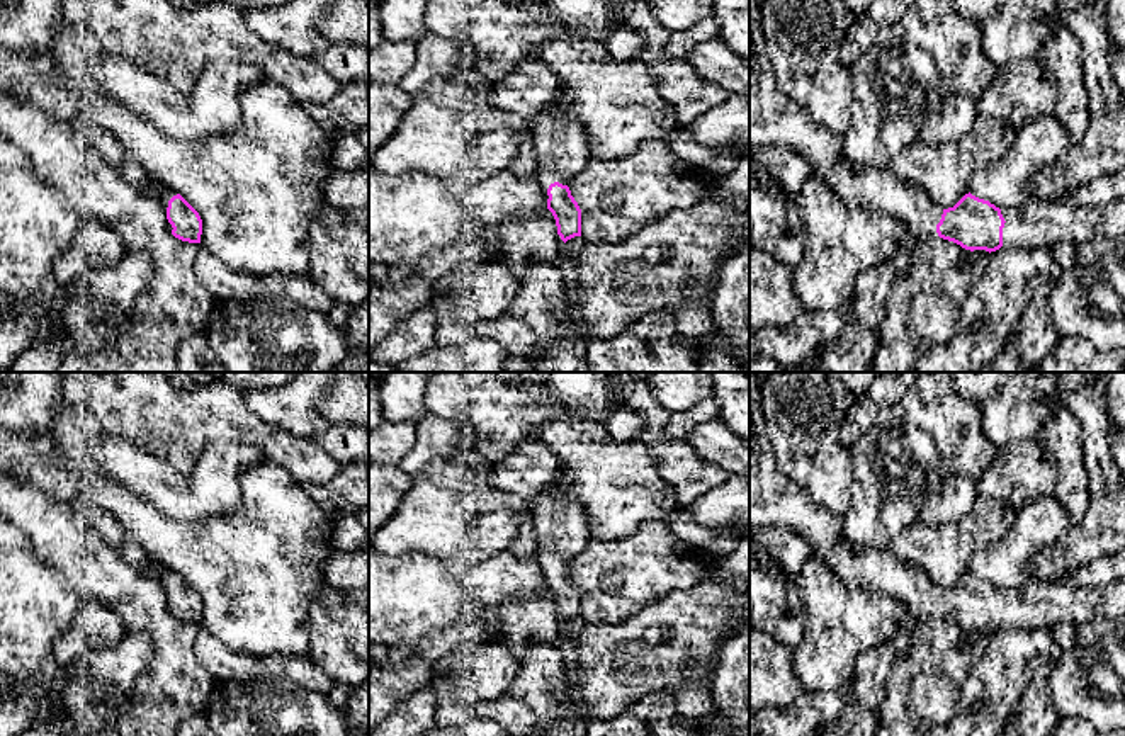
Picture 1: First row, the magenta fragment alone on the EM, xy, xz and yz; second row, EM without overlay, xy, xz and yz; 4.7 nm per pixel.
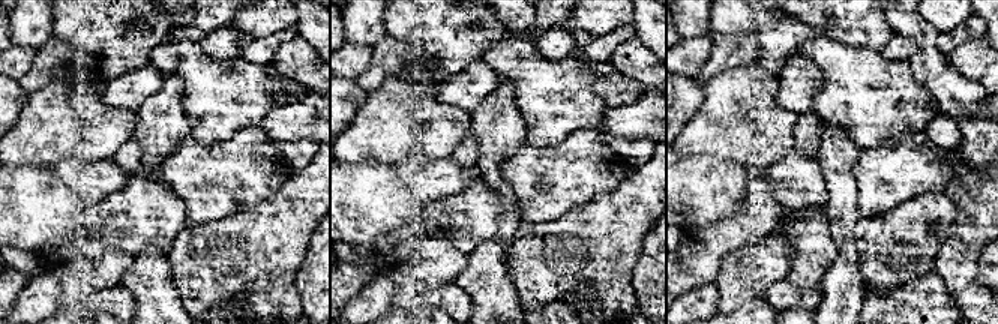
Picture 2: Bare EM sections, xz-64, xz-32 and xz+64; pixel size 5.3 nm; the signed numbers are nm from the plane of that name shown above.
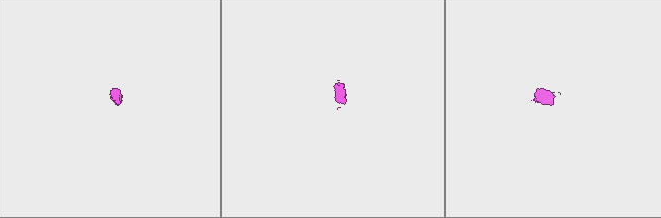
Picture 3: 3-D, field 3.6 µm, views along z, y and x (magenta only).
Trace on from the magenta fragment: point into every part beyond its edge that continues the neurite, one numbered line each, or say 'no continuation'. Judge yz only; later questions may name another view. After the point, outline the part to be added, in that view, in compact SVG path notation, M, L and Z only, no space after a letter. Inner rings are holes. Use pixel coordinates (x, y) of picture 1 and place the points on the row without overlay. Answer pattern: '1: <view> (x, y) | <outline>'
1: yz (775, 500) | M756 372L755 381L749 384L749 530L756 527L792 529L811 544L812 552L823 558L845 583L862 583L890 595L907 607L911 619L940 619L936 605L943 590L935 586L921 569L901 563L890 549L860 551L853 547L843 534L841 515L816 507L799 484L777 471L775 454L760 410L761 384L768 374Z
2: yz (1032, 604) | M1026 580L1016 588L1001 590L1001 595L1006 602L1003 627L1052 629L1060 622L1077 627L1098 619L1125 617L1125 581L1091 588Z

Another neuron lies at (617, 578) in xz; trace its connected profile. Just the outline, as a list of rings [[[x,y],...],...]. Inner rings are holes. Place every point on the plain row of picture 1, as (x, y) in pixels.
[[[649,520],[617,541],[590,541],[569,563],[569,571],[581,590],[585,624],[617,624],[676,590],[690,590],[704,580],[705,559],[680,541],[666,520]]]

